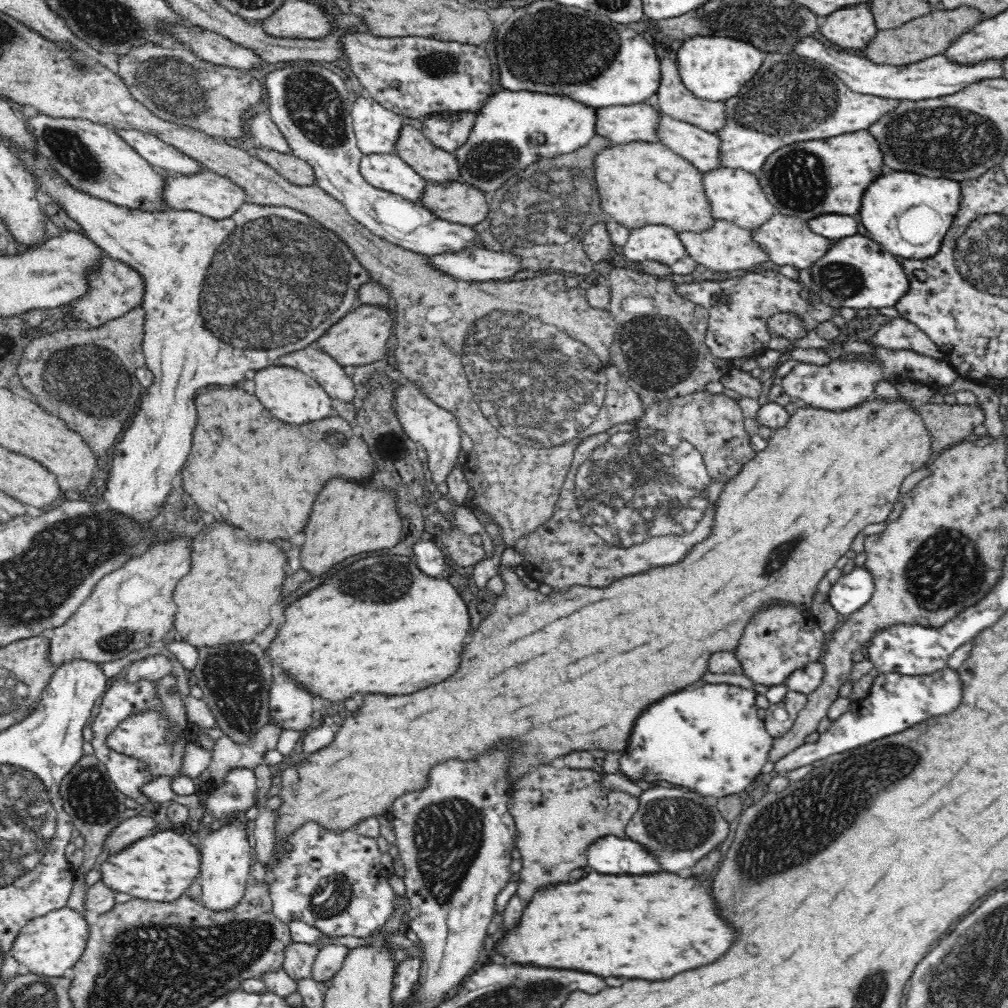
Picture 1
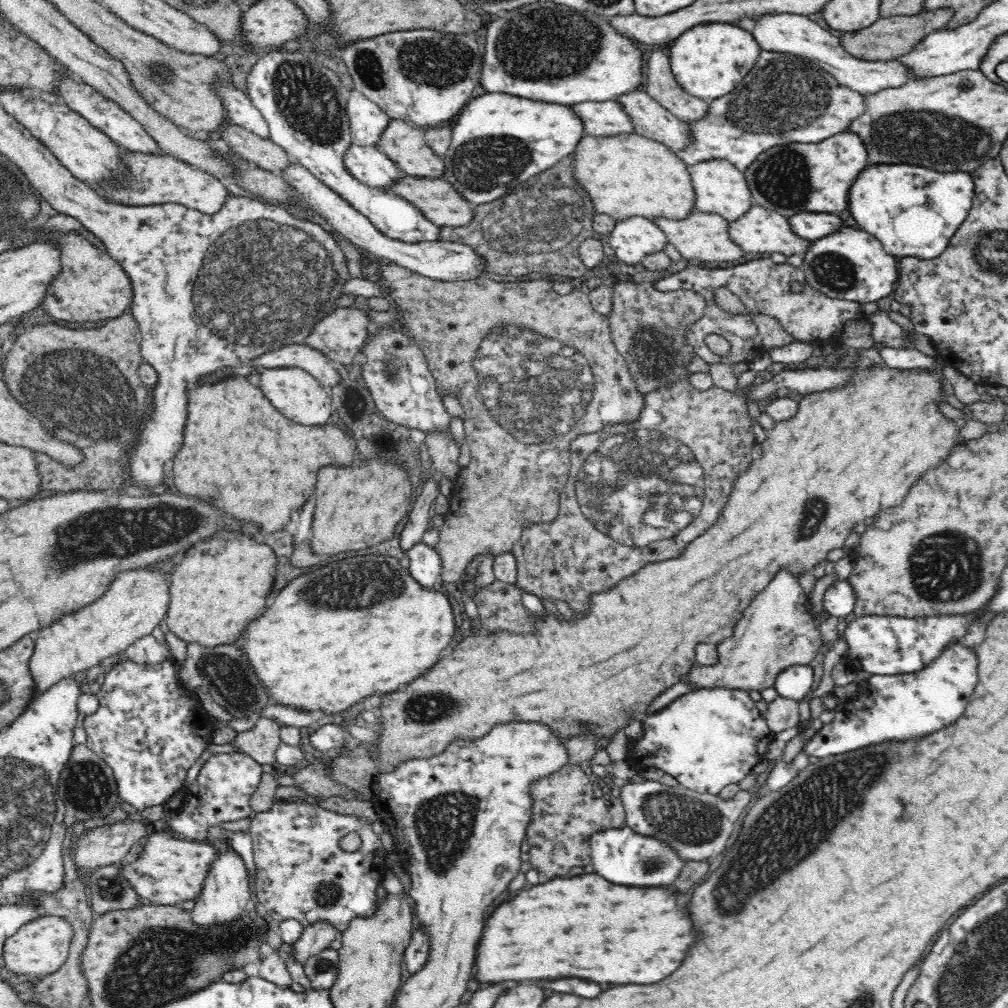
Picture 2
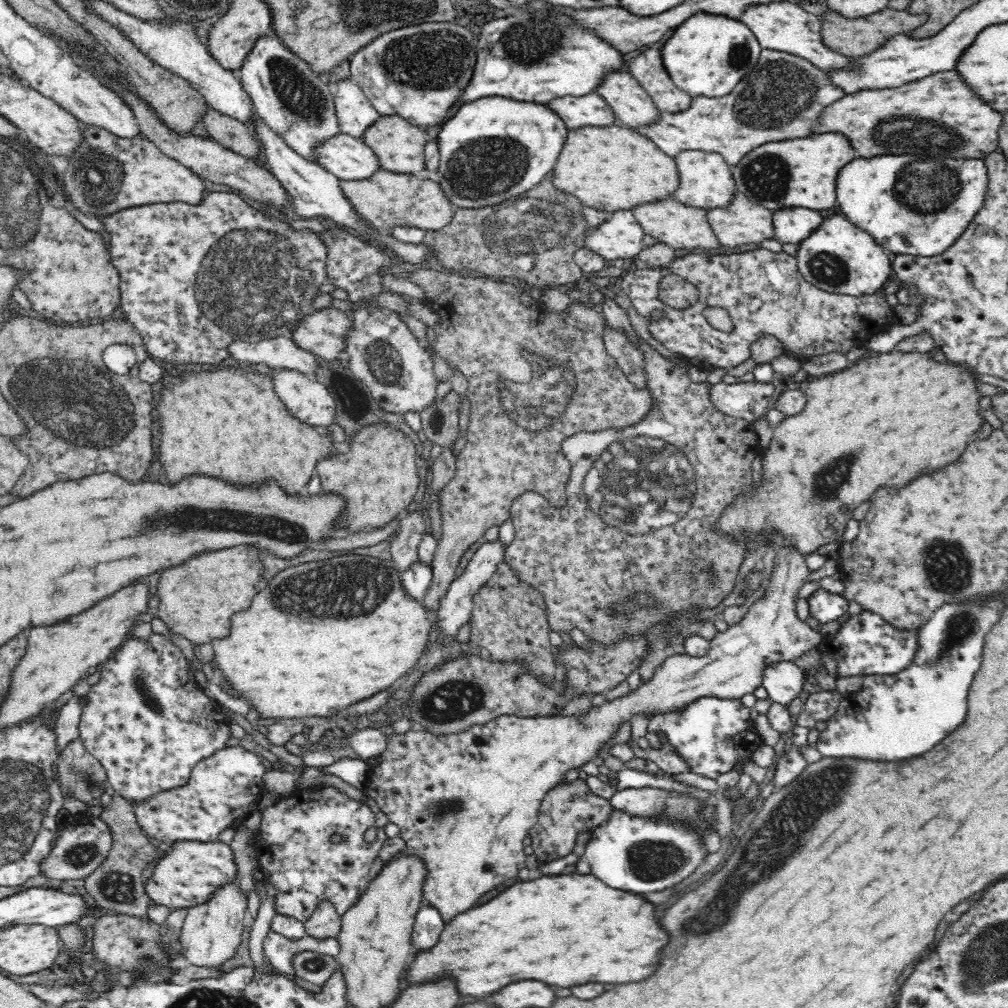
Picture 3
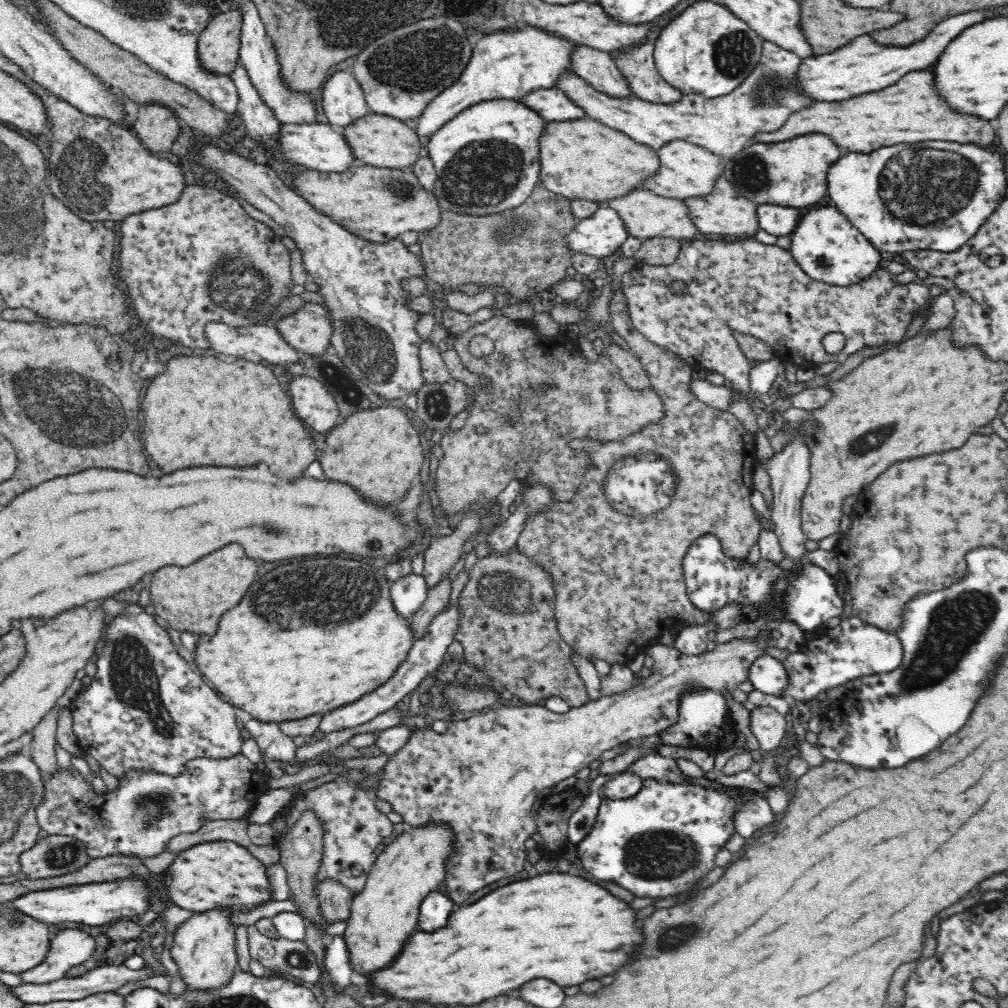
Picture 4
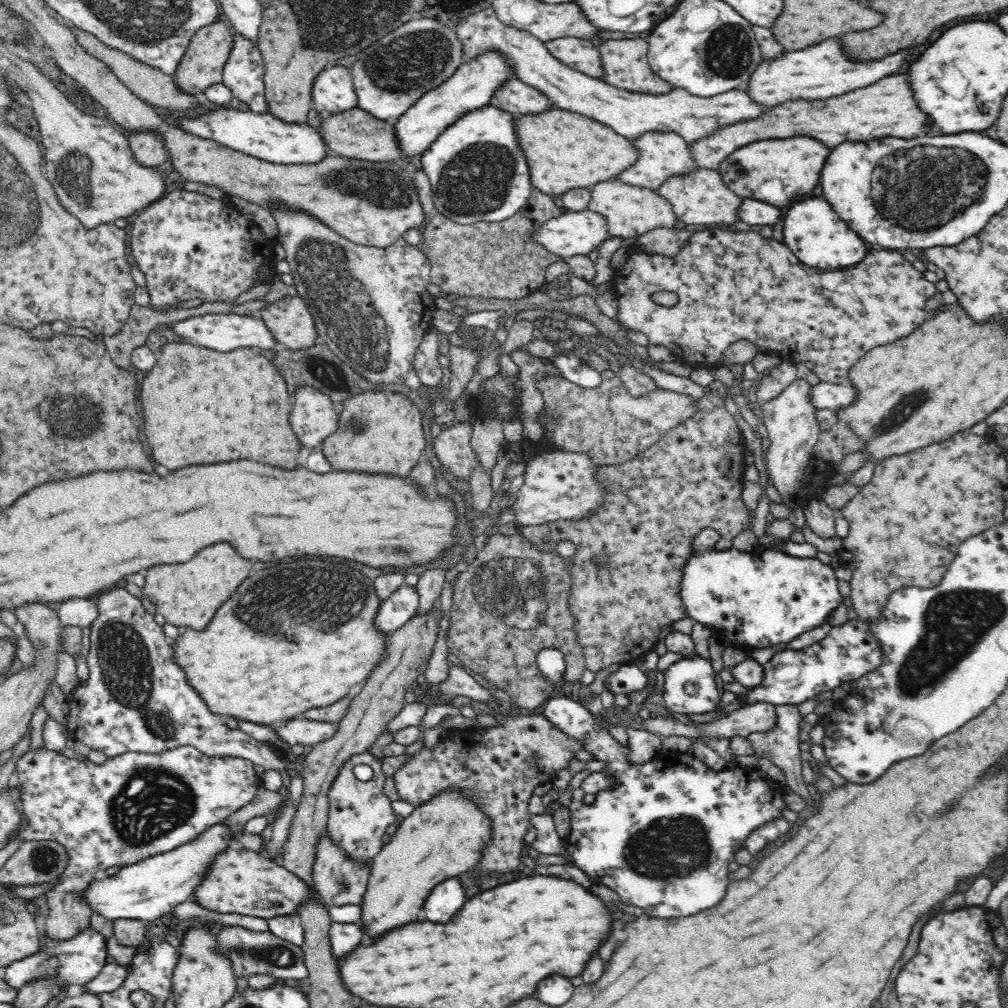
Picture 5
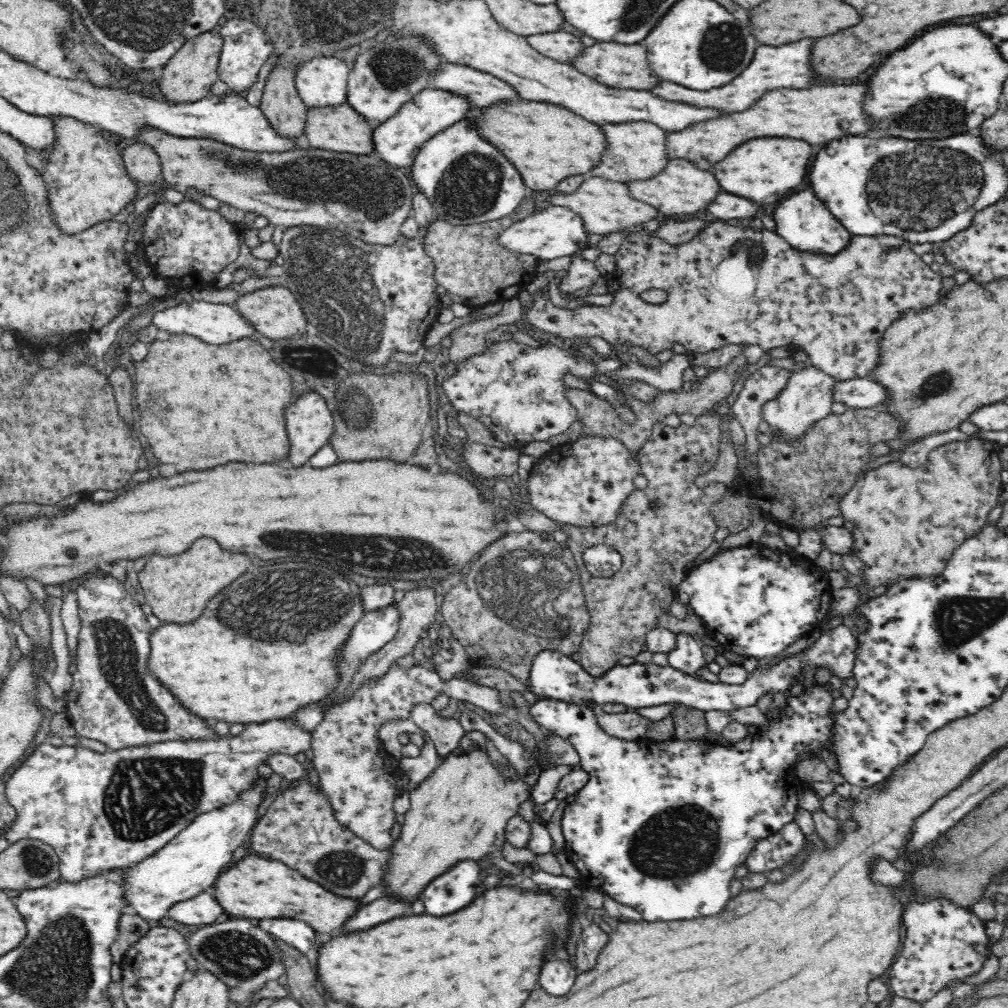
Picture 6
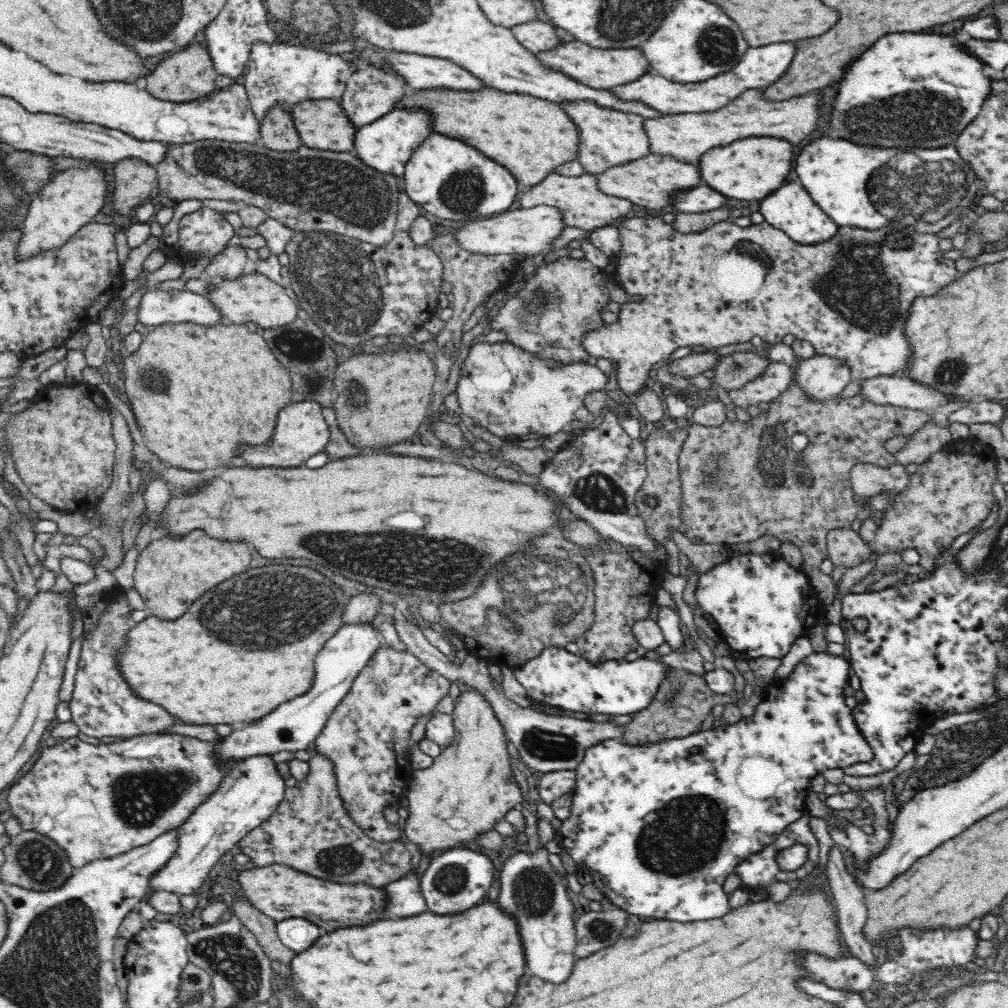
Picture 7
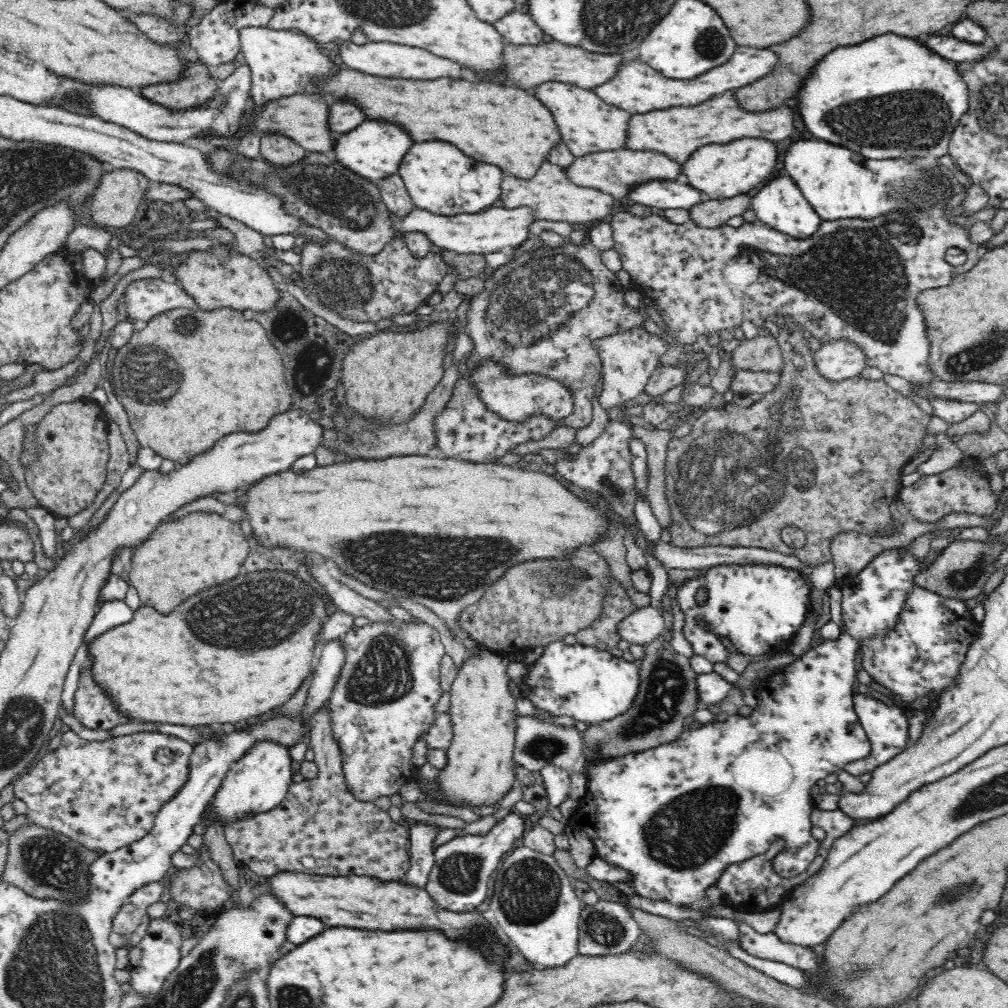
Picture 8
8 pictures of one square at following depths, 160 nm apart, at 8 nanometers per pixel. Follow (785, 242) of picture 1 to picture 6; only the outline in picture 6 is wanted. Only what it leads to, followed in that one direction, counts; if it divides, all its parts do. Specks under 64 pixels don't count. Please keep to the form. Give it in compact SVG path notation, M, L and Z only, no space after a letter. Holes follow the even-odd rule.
M672 159L664 166L661 173L643 181L628 181L627 190L632 198L654 207L664 218L672 216L688 216L693 218L697 213L708 212L709 204L720 194L720 186L716 186L716 178L712 178L710 170L702 170L684 159Z

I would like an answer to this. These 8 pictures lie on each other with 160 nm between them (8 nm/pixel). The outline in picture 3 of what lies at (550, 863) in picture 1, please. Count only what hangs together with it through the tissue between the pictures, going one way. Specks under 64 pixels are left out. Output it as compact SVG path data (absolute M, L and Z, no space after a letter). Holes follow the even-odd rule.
M564 776L562 781L544 795L539 806L536 825L529 831L533 854L539 864L568 856L576 846L578 834L592 832L598 826L606 824L605 822L609 821L614 809L616 808L613 808L609 800L590 792L584 776L572 781L566 781Z

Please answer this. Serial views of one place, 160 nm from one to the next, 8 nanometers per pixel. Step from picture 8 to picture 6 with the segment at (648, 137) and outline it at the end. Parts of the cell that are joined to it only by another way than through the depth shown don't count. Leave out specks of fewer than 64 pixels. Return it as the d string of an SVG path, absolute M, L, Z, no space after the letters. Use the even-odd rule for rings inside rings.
M860 84L854 86L819 86L807 88L806 90L780 89L768 91L764 98L754 106L748 107L744 112L728 114L716 120L708 119L700 121L682 129L680 131L670 131L668 133L667 156L672 159L684 159L702 170L711 170L711 166L720 162L720 158L728 156L736 146L744 144L746 140L752 138L764 138L764 136L778 136L778 138L798 138L806 140L812 146L824 146L824 142L830 142L832 138L842 138L848 134L860 134L864 130L864 122L860 122Z

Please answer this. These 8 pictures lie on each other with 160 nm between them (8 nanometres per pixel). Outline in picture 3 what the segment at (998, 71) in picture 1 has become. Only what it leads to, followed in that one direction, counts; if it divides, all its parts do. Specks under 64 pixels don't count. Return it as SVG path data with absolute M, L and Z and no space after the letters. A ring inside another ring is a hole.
M771 2L748 7L739 18L754 33L763 49L777 50L809 60L822 71L832 74L836 70L852 70L856 58L844 56L824 44L821 21L818 16L802 10L800 6L786 2Z

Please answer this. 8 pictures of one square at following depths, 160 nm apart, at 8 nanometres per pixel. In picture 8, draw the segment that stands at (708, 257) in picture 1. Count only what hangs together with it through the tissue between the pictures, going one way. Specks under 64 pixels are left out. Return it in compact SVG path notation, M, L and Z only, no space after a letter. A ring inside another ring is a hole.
M542 162L532 178L521 179L502 174L500 179L500 204L506 209L528 209L534 220L567 222L572 225L589 222L603 222L613 211L614 198L596 187L578 186L570 182L563 169L550 162Z

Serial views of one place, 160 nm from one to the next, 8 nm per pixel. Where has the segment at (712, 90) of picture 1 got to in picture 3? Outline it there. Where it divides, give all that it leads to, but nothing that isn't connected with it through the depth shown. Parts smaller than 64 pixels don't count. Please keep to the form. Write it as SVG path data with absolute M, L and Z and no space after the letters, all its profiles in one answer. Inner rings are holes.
M694 14L680 26L661 50L662 60L670 79L679 90L692 99L727 96L754 70L761 50L754 33L740 20L714 14Z

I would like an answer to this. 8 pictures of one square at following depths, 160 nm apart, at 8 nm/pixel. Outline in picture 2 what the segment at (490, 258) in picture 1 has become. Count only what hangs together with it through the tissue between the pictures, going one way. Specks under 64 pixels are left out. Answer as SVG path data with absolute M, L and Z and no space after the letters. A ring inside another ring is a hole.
M293 161L287 169L283 170L282 175L299 194L303 194L307 206L324 217L336 231L343 234L348 242L370 250L372 254L376 254L382 259L391 260L425 277L443 281L469 281L482 277L487 272L487 260L466 244L440 240L406 243L388 238L385 234L380 233L366 216L359 214L348 201L339 197L332 189L326 187L322 181L312 176L312 173L302 167L300 163Z

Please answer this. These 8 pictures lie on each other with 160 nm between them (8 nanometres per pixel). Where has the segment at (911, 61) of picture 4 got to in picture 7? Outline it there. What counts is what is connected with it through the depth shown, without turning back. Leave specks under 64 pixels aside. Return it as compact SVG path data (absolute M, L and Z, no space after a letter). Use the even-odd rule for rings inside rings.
M784 42L784 44L770 44L768 46L750 47L744 51L739 58L740 62L736 62L732 66L732 70L718 74L714 78L708 78L704 82L692 82L692 84L678 84L678 82L670 82L666 78L660 78L658 74L654 74L652 70L646 70L640 78L628 82L628 84L618 84L614 88L610 88L610 95L622 101L622 103L636 103L638 105L648 106L648 109L656 111L660 114L680 114L684 112L700 112L700 110L716 110L720 106L724 106L724 102L736 98L738 94L742 94L744 90L764 88L770 86L772 82L776 82L780 75L784 74L786 67L792 60L792 44Z

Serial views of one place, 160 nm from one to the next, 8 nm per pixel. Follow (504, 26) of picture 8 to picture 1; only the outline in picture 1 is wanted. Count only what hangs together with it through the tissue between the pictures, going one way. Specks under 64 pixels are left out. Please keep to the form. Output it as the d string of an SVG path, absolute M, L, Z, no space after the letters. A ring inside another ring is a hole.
M663 113L657 132L662 144L691 162L700 172L707 173L724 167L720 153L722 141L718 134L670 118Z

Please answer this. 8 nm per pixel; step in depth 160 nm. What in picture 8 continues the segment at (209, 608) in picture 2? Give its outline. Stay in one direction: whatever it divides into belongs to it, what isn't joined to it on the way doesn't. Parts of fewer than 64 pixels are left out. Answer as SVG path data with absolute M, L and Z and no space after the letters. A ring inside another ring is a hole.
M192 511L158 525L152 536L134 550L128 584L138 591L142 604L170 614L185 598L236 578L248 556L248 540L240 524L226 520L222 512Z

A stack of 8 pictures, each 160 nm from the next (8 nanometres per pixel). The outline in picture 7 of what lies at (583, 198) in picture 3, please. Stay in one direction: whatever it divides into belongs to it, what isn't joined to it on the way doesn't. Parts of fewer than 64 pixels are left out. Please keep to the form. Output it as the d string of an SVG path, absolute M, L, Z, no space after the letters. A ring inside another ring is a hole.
M482 86L478 90L450 90L450 88L424 88L414 90L412 94L404 94L396 108L402 110L420 110L428 114L432 120L432 132L438 132L446 138L462 140L464 144L476 148L486 158L504 166L520 183L534 186L550 171L566 160L575 160L578 154L578 132L572 121L562 113L559 104L536 98L530 94L508 93L490 86Z

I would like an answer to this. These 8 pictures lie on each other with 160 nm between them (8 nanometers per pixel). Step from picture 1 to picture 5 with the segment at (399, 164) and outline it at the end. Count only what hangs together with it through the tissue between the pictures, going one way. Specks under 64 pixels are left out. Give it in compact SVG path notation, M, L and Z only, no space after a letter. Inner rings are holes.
M218 108L214 112L208 112L198 118L184 118L182 120L184 132L192 132L192 135L216 143L224 144L224 147L234 148L238 153L244 152L250 156L261 158L273 163L316 163L324 157L332 154L325 146L321 130L311 125L299 124L299 122L284 122L276 118L272 113L260 114L255 112L240 112L234 108Z

